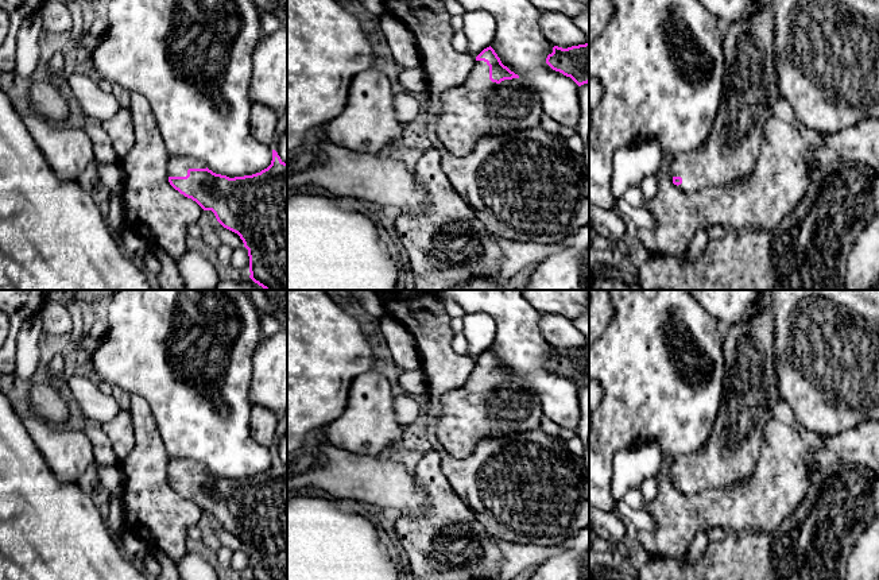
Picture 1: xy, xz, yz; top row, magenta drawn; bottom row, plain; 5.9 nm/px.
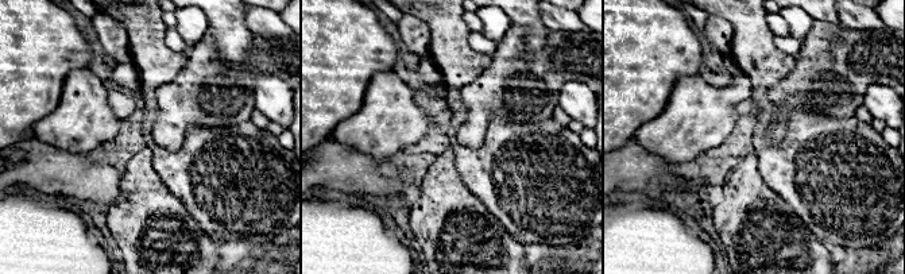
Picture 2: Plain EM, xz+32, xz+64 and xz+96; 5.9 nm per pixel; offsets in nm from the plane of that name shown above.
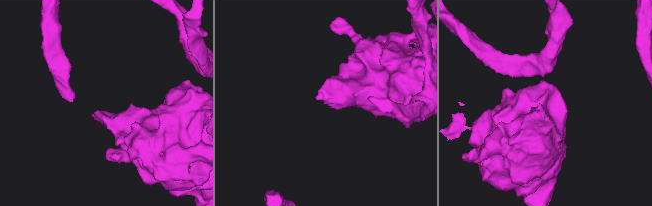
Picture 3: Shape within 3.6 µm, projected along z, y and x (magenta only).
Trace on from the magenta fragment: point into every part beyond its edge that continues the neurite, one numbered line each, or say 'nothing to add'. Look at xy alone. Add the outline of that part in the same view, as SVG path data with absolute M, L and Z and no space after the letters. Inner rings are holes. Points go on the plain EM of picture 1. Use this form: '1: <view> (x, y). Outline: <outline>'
1: xy (177, 468). Outline: M170 457L169 465L167 465L169 479L186 479L189 471L206 471L206 467L186 459Z

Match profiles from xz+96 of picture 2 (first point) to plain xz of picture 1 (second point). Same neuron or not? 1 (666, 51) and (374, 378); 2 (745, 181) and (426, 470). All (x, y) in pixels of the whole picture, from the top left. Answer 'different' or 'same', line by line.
1: different
2: same

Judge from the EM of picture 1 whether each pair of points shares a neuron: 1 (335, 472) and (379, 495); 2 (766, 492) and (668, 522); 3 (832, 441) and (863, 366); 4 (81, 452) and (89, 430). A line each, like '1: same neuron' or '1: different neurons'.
1: same neuron
2: same neuron
3: different neurons
4: different neurons

